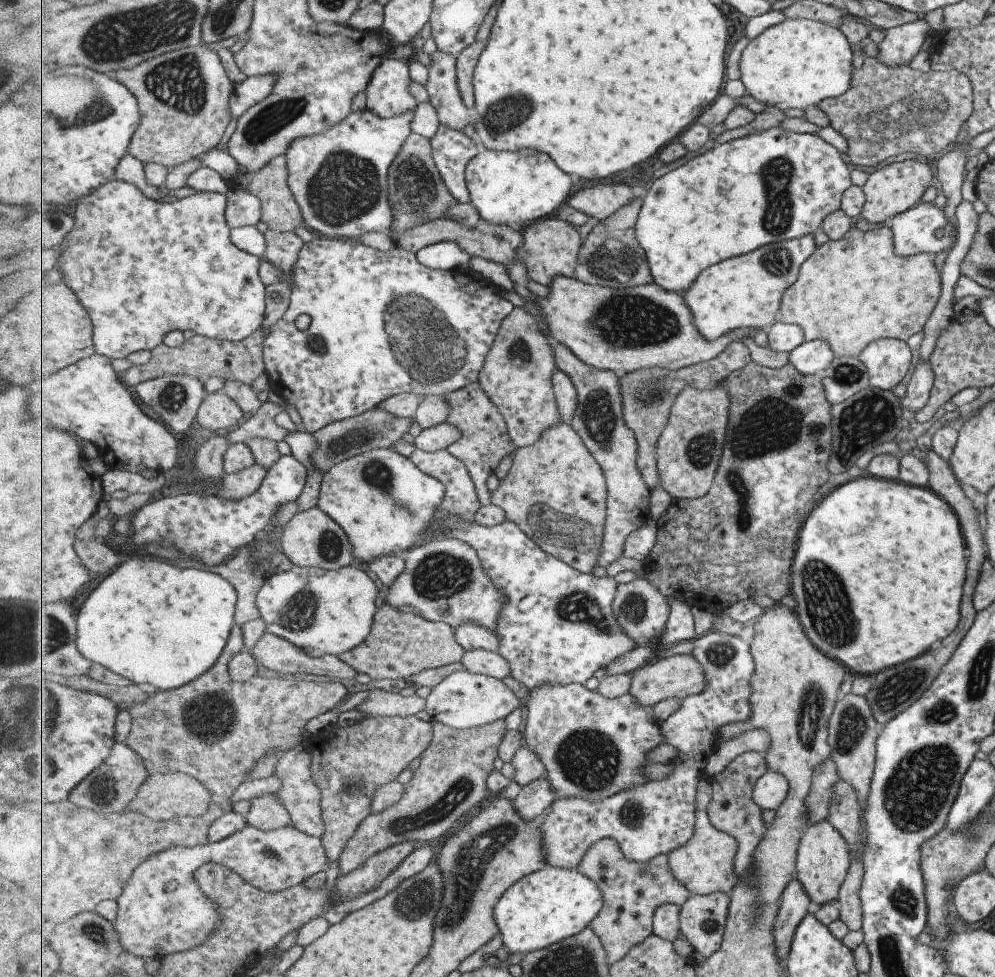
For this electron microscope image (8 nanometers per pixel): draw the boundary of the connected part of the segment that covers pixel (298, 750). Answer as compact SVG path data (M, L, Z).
M303 742L286 750L274 776L281 779L281 788L275 793L287 807L292 824L304 833L319 837L326 830L322 818L322 790L315 782L312 771L312 756Z

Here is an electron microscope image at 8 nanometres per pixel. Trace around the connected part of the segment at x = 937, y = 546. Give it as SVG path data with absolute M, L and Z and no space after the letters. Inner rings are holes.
M868 475L856 479L843 480L834 489L821 496L808 512L803 532L799 532L797 554L794 556L793 592L795 592L797 612L801 610L801 624L806 635L814 645L827 656L847 664L854 675L873 676L887 666L901 664L925 652L933 642L943 640L959 620L959 601L966 571L966 558L963 557L964 540L960 531L959 521L954 510L939 496L932 494L923 487L914 487L897 480L885 480Z

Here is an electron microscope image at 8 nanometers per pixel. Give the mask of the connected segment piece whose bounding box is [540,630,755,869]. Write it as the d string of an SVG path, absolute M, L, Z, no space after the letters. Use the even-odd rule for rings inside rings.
M713 630L705 632L702 637L694 641L691 654L695 655L695 658L705 667L710 684L705 692L684 699L679 710L661 722L665 743L679 749L678 758L674 764L675 772L665 780L648 781L644 785L617 793L602 801L590 801L579 797L555 800L550 810L540 820L547 866L577 869L597 839L611 837L618 840L625 856L640 863L649 863L651 859L659 855L669 856L675 849L693 839L697 824L698 788L701 780L707 777L706 768L710 763L711 755L721 742L721 728L729 723L747 720L751 716L750 696L753 695L754 690L755 661L750 649L751 643L741 637L741 635Z

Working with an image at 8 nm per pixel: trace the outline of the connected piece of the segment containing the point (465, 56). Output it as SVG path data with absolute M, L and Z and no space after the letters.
M475 42L469 48L466 48L461 55L457 56L457 70L460 91L464 103L472 111L476 108L476 94L474 91L474 72L482 52L485 50L488 42Z

